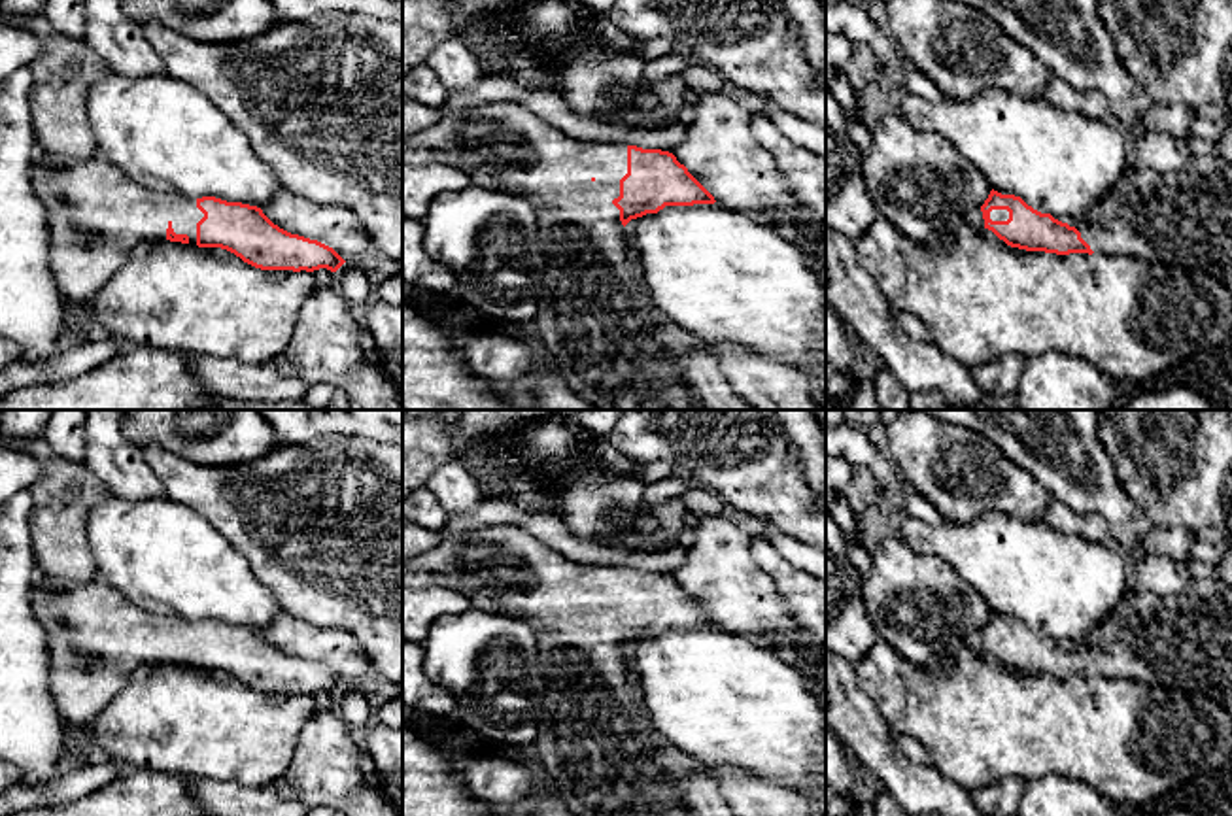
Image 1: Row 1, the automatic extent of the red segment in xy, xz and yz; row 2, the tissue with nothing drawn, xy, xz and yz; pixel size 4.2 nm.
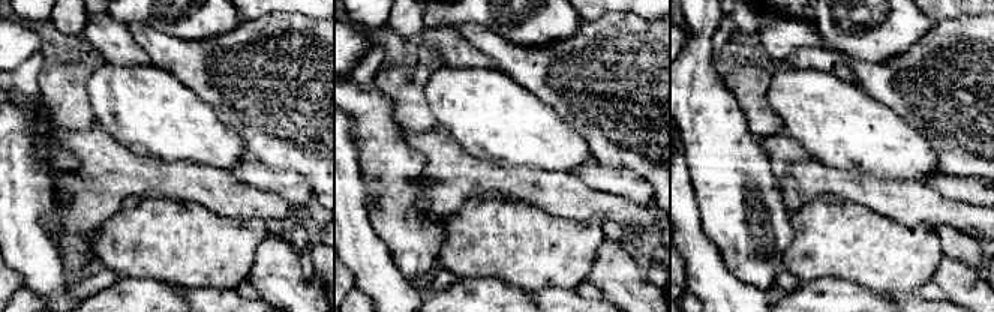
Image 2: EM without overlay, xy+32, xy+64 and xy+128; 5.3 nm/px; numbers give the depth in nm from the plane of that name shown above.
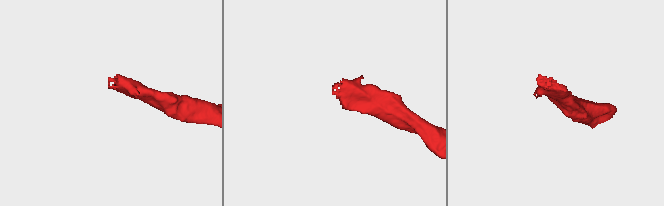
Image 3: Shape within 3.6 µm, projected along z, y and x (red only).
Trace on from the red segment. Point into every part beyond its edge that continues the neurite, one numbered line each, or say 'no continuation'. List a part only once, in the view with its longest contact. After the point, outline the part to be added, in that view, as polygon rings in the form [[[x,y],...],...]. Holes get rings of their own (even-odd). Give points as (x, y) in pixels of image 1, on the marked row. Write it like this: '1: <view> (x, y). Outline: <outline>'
1: xz (598, 322). Outline: [[[489,102],[444,115],[435,125],[402,136],[402,162],[406,164],[450,164],[463,170],[472,185],[488,183],[491,189],[516,193],[529,200],[539,213],[539,240],[546,259],[544,293],[537,317],[529,331],[544,344],[548,361],[557,366],[567,385],[588,399],[599,410],[758,410],[752,402],[741,399],[724,378],[712,353],[705,351],[701,340],[669,319],[652,300],[637,247],[629,242],[627,229],[620,221],[620,210],[612,204],[620,196],[620,179],[627,174],[627,144],[571,138],[559,128],[542,121],[525,106],[508,102]]]

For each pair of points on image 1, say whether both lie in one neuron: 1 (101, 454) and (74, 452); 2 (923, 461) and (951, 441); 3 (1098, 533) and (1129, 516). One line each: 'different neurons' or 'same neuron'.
1: different neurons
2: same neuron
3: different neurons

